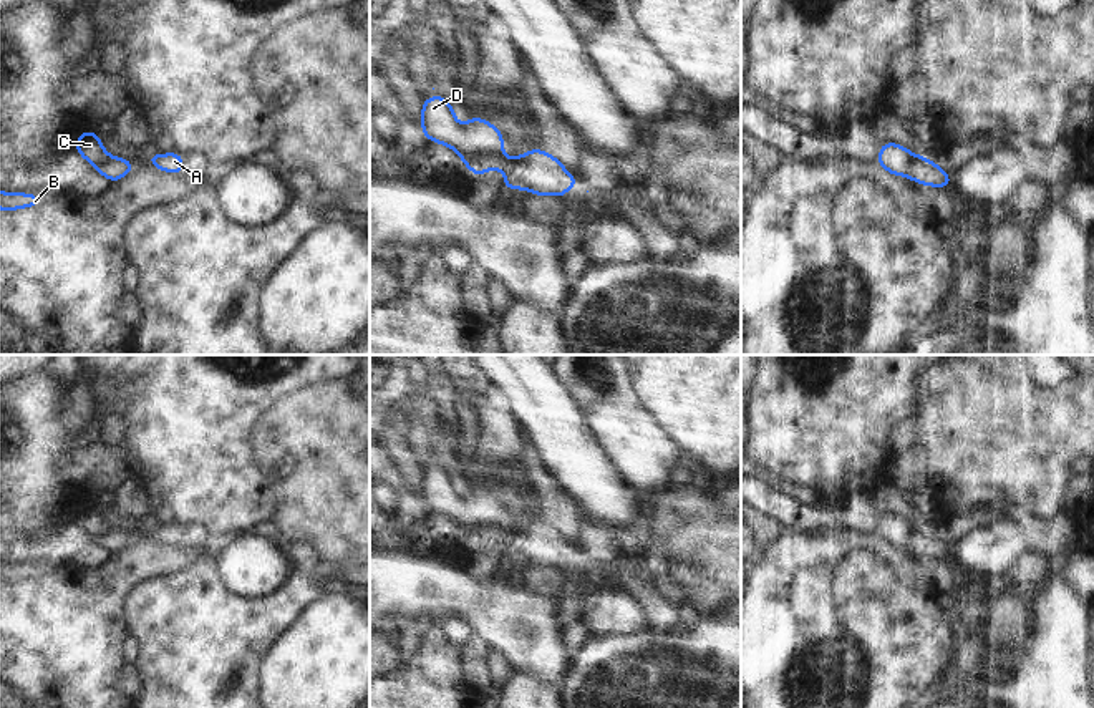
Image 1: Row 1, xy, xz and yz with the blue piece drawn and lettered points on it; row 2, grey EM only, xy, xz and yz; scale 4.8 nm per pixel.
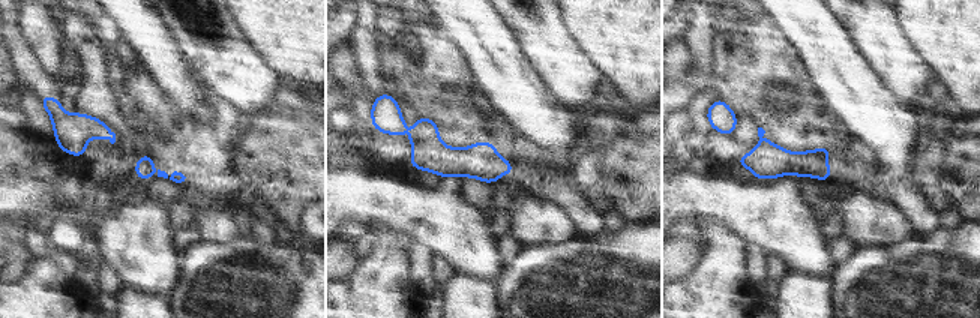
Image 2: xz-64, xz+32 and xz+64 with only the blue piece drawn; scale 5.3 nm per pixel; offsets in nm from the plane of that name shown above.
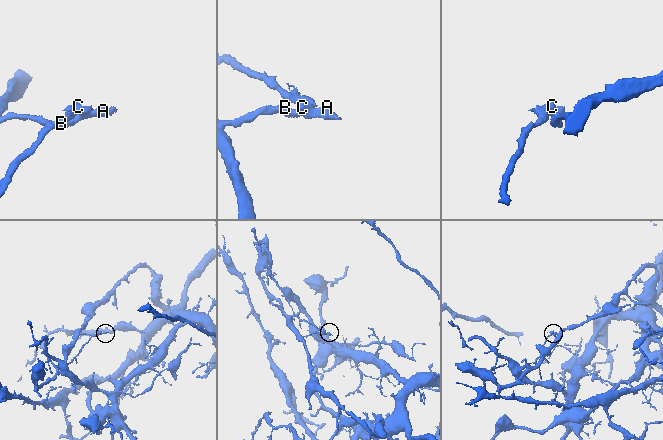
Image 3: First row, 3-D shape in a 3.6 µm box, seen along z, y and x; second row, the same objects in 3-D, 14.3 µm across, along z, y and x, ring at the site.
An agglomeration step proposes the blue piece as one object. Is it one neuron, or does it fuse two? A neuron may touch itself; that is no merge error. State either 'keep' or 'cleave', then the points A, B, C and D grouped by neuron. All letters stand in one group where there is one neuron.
cleave; A B / C D

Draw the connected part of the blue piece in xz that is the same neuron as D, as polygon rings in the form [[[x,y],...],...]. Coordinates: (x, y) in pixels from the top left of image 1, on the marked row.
[[[438,91],[433,98],[423,99],[421,131],[424,138],[454,149],[467,169],[474,167],[476,158],[484,151],[504,154],[504,136],[492,123],[471,116],[466,124],[459,124],[453,118],[454,113],[456,108],[449,104]]]

